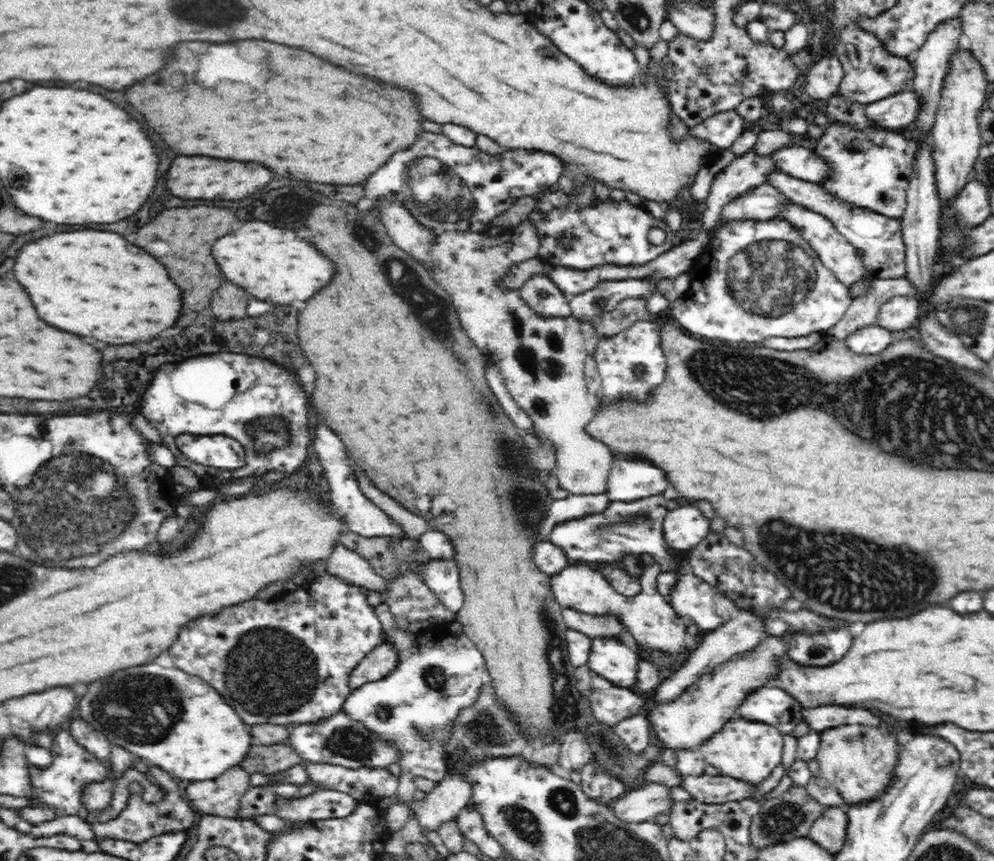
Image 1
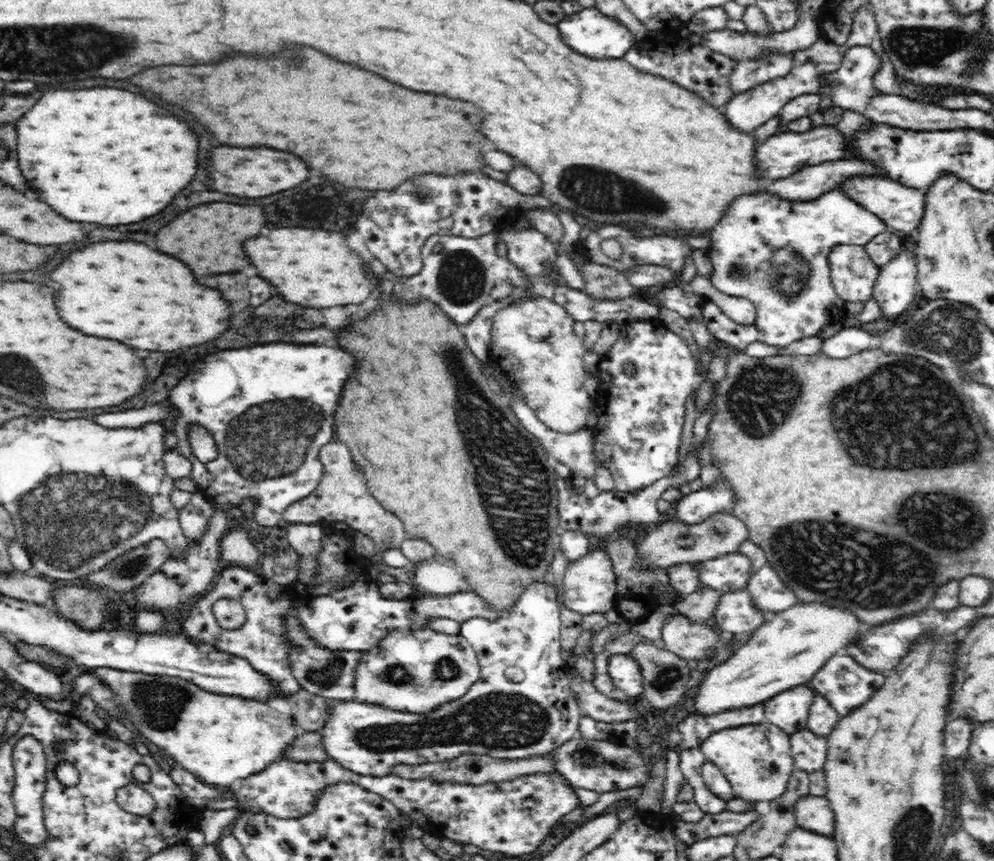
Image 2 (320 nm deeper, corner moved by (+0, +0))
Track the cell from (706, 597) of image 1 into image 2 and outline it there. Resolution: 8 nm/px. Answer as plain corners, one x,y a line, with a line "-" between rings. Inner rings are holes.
740,588
722,593
713,610
710,623
726,635
734,633
746,635
754,632
767,618
753,608
749,594

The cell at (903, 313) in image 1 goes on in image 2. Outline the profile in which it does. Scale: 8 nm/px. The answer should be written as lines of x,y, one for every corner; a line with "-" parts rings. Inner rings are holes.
903,244
902,252
894,260
888,262
884,268
880,268
879,275
873,286
872,299
880,309
880,317
890,320
897,320
906,310
910,310
910,306
914,304
916,298
916,282
917,282
917,263
914,255
914,246
905,248

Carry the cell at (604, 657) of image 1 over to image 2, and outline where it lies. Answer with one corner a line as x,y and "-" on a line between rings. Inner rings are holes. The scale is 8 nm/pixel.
612,654
608,658
608,673
614,685
629,698
643,694
643,677
640,667
628,654

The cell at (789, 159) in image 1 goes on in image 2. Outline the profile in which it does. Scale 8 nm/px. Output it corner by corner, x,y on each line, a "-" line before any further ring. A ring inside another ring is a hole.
850,176
844,182
835,186
836,191
842,191
844,196
854,200
861,208
877,216
888,230
896,233
915,233
919,222
922,220
924,207
924,193
922,190
906,189
906,186
875,176

